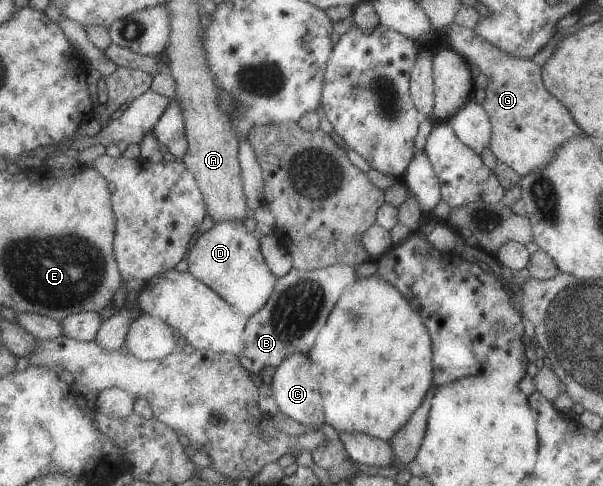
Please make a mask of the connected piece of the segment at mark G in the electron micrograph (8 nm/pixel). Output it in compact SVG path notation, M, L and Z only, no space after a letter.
M454 22L441 31L446 33L448 45L454 51L487 76L488 85L484 89L484 103L481 106L491 123L488 148L498 162L509 165L522 177L536 167L546 167L560 143L584 134L566 107L544 89L540 66L522 57L506 55L498 47L480 39L473 30Z

